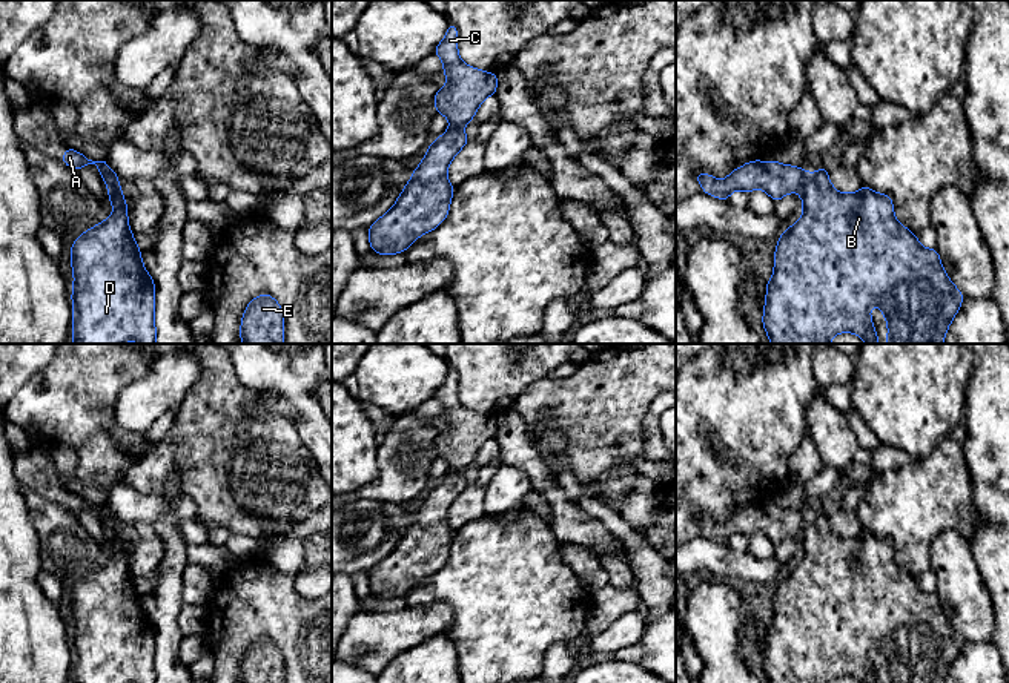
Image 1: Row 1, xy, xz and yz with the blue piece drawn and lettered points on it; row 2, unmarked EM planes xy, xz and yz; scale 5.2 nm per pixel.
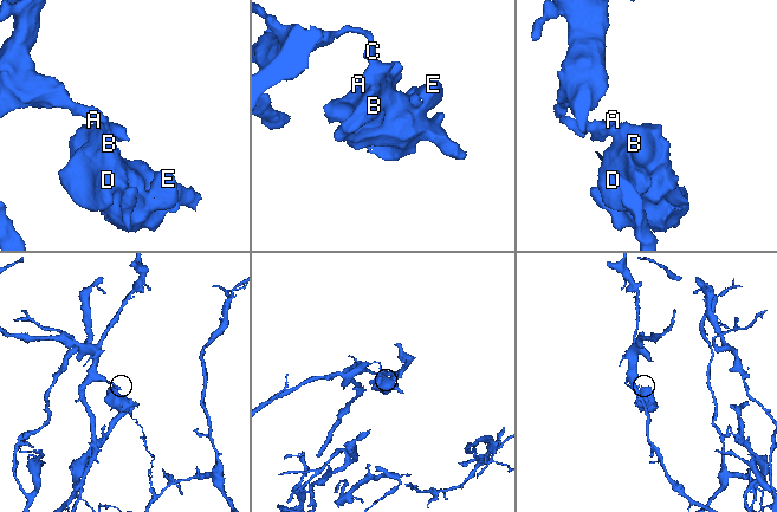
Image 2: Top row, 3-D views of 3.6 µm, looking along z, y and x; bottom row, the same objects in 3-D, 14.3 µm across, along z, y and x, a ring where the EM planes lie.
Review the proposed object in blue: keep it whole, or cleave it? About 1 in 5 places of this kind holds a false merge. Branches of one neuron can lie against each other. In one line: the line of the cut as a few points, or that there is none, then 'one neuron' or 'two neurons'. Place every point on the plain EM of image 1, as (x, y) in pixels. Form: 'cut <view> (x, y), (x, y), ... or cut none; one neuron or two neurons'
cut yz (808, 521), (799, 536); two neurons

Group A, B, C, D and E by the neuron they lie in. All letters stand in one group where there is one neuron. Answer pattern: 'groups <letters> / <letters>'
groups A C / B D E

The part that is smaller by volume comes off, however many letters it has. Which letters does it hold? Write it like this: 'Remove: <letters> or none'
Remove: B, D, E

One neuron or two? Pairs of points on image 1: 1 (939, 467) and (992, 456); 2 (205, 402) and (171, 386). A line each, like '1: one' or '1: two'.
1: two
2: two

